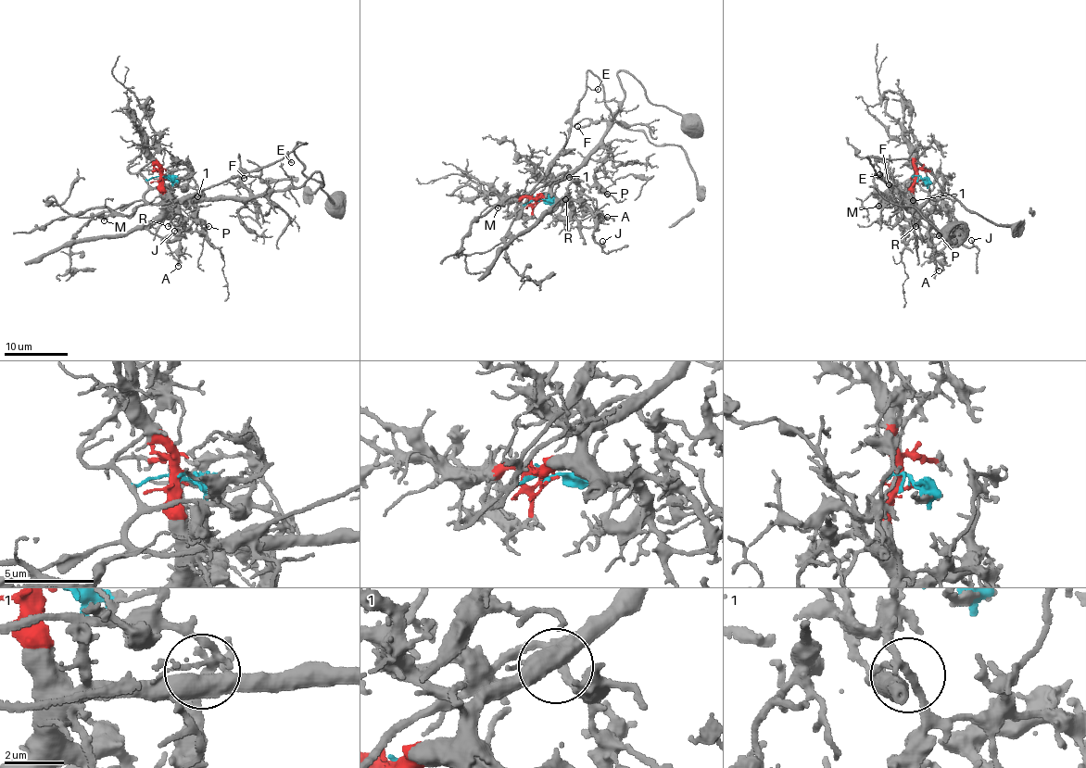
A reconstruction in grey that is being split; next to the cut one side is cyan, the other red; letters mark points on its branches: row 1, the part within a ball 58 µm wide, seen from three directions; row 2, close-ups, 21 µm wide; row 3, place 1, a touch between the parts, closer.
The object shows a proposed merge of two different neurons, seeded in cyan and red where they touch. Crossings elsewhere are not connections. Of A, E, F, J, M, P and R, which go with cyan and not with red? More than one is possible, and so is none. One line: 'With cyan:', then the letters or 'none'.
With cyan: E, M, P

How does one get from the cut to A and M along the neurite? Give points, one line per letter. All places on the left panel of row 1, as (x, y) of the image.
A: (161, 175), (163, 205), (170, 212), (179, 214), (183, 227), (179, 236), (179, 266)
M: (163, 175), (147, 181), (144, 206), (134, 207), (131, 214), (107, 216), (104, 220)

